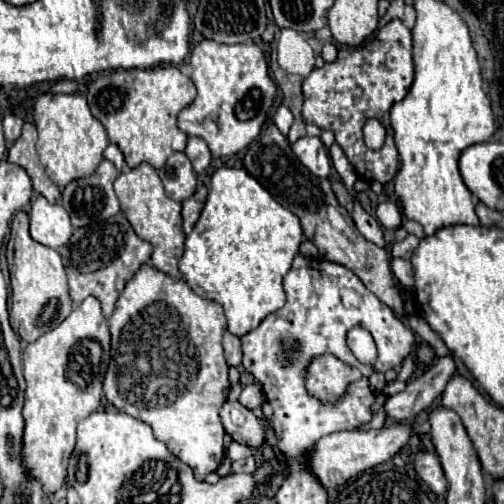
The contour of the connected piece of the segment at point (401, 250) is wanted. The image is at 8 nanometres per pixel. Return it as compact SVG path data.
M408 235L404 241L398 241L392 249L392 257L402 257L402 259L408 259L412 255L412 251L418 247L420 239L414 237L414 235Z

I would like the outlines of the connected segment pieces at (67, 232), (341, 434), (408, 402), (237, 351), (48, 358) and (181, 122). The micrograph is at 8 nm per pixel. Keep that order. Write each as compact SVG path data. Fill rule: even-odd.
M42 195L30 207L30 235L34 241L58 249L72 237L70 215L62 205L50 205Z
M388 423L382 429L368 431L338 431L322 437L316 443L316 449L310 453L310 467L326 489L336 489L342 487L350 477L356 477L366 469L372 469L398 455L408 445L412 435L416 435L416 431L406 423Z
M440 357L430 369L406 383L406 389L394 397L386 399L386 413L394 421L410 421L422 409L430 407L430 403L442 395L446 383L456 373L456 365L452 357Z
M226 333L224 335L224 353L226 353L226 361L228 365L240 367L242 365L242 347L240 347L240 339Z
M96 297L84 299L54 331L48 331L38 341L28 345L22 353L24 377L26 377L26 403L24 403L24 467L34 475L46 493L54 493L64 485L68 459L76 443L76 425L100 407L102 381L110 363L110 331L108 321L102 315L100 301Z
M202 39L190 53L190 65L192 65L192 75L190 79L198 87L198 95L192 105L188 105L180 115L178 115L178 127L188 135L188 137L202 137L214 157L224 157L224 155L234 155L246 145L250 145L262 131L262 125L266 123L274 101L276 101L276 83L272 81L268 73L268 63L262 53L262 49L256 43L244 43L244 45L226 45L218 43L212 39Z

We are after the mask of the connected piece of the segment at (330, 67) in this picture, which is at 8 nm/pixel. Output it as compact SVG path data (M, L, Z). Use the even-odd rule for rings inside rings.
M400 19L390 21L370 41L360 47L338 51L338 59L326 63L322 69L314 69L304 85L304 121L316 123L320 129L330 129L336 135L336 143L346 151L356 173L366 181L388 183L398 173L398 149L394 145L394 131L390 125L390 107L406 97L414 81L412 63L412 31L404 27ZM368 119L380 119L386 129L386 143L380 151L372 151L364 145L362 127Z

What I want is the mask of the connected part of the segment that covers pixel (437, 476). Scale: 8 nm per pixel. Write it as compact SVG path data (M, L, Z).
M420 451L414 459L414 469L424 479L424 483L430 487L432 493L442 495L446 491L448 483L446 483L446 477L444 477L444 471L440 467L440 461L438 461L436 453Z

